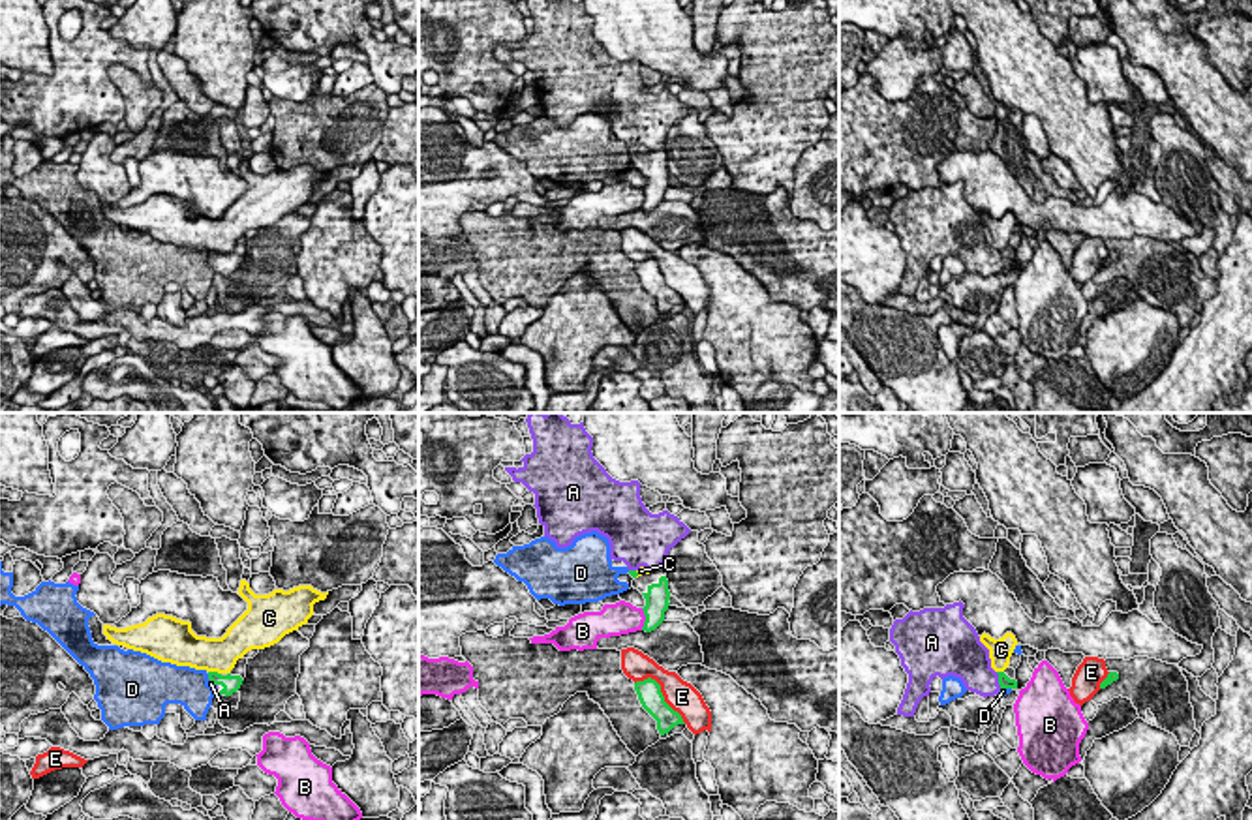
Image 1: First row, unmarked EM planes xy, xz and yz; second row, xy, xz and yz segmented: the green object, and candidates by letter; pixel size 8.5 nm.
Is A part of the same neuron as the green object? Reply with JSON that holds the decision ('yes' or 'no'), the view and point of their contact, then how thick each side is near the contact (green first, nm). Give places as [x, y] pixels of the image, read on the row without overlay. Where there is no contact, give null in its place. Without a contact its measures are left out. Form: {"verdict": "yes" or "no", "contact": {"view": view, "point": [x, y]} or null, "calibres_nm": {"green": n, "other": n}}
{"verdict": "yes", "contact": {"view": "yz", "point": [999, 259]}, "calibres_nm": {"green": 120, "other": 300}}

